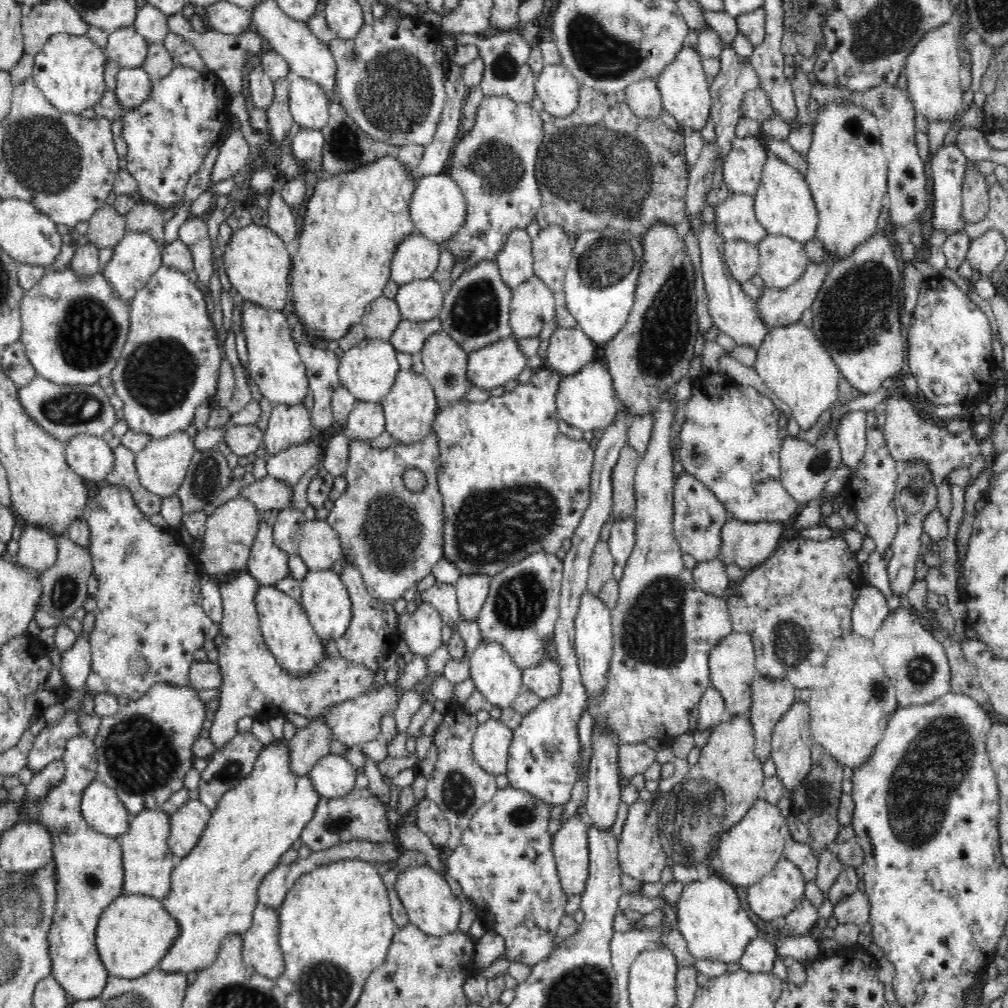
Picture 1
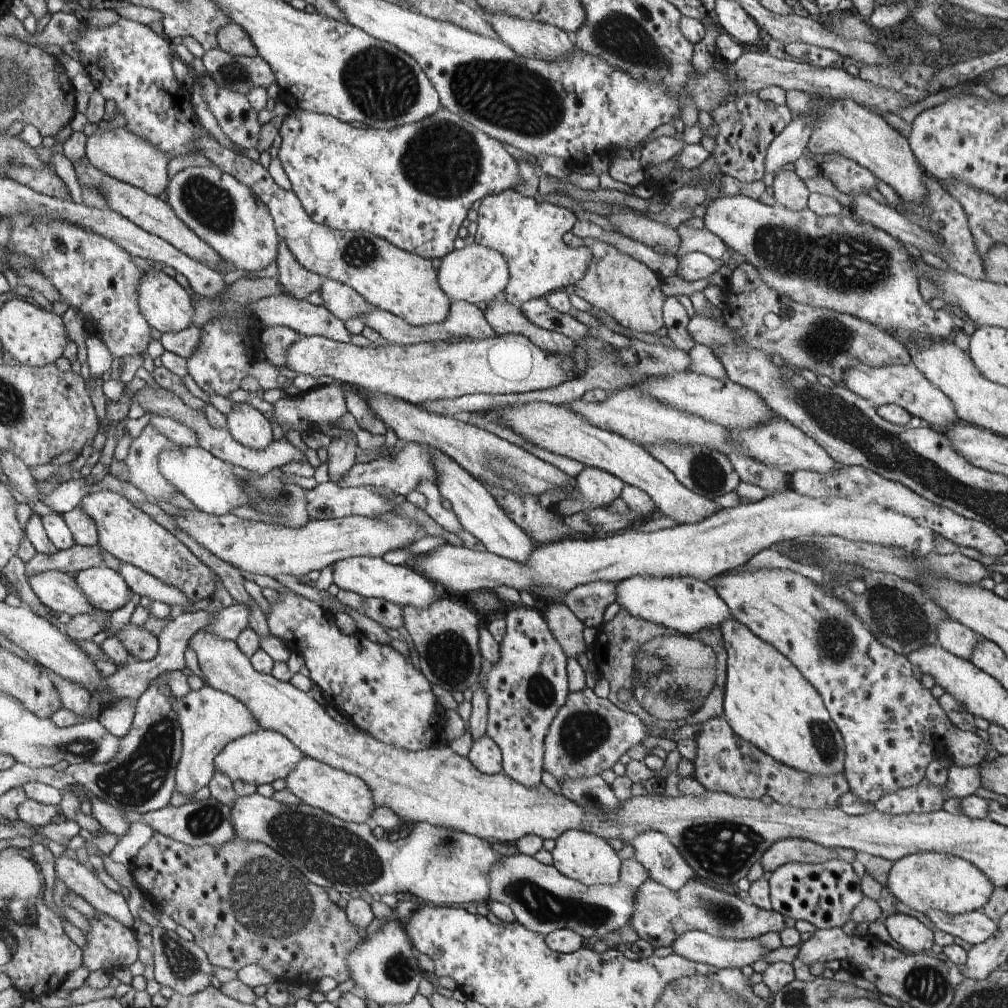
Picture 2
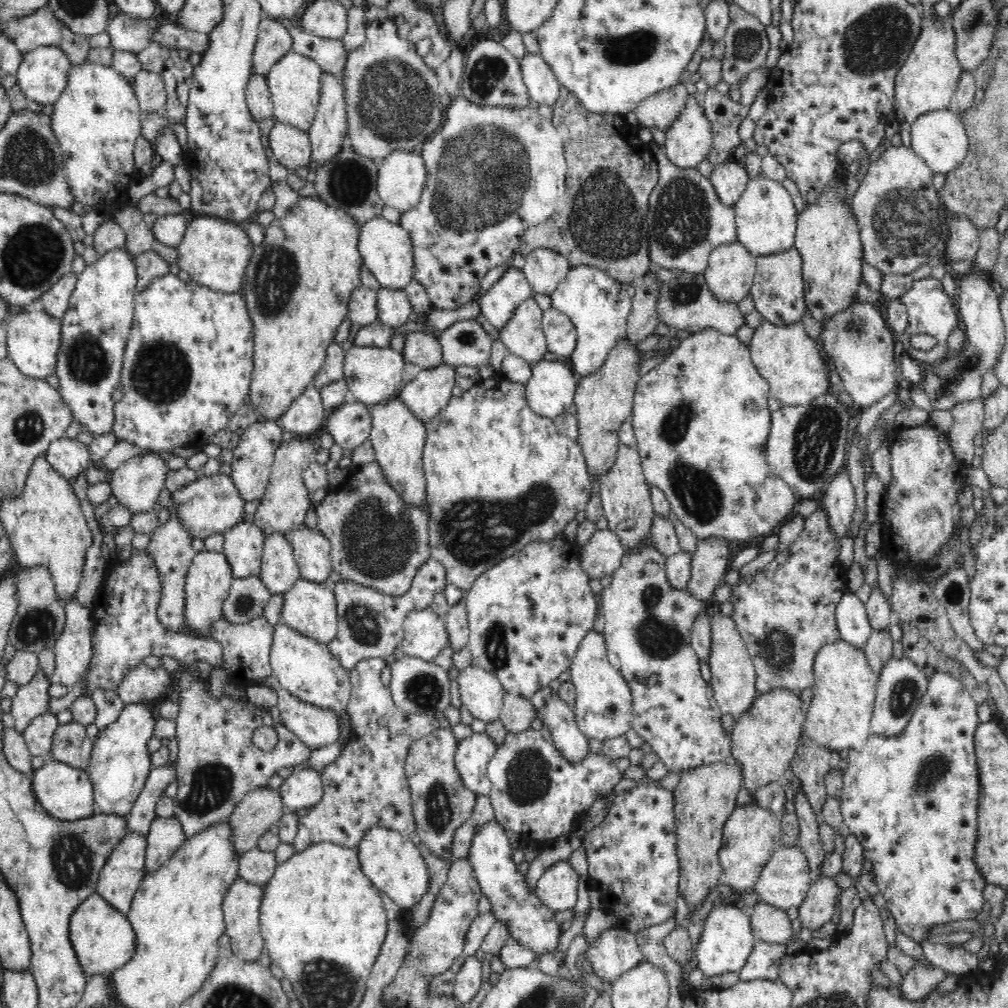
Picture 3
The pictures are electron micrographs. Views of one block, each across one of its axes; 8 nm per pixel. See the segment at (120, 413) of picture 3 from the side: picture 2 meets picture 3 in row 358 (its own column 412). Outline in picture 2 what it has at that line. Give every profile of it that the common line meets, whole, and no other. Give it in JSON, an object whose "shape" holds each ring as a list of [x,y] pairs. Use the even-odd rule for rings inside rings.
{"shape":[[[306,109],[292,110],[284,116],[282,126],[279,129],[282,143],[279,148],[278,158],[286,176],[290,179],[291,190],[301,199],[302,206],[312,216],[315,223],[321,223],[341,231],[366,231],[380,238],[393,243],[394,246],[401,247],[402,250],[410,251],[412,254],[419,254],[424,258],[442,258],[448,256],[454,250],[454,240],[456,234],[466,218],[466,212],[474,206],[476,200],[501,193],[508,189],[514,189],[516,178],[518,178],[518,164],[514,158],[504,150],[498,139],[492,138],[484,131],[481,131],[473,124],[466,122],[459,114],[454,114],[450,110],[437,110],[432,116],[421,121],[402,125],[390,130],[373,129],[363,126],[361,129],[355,128],[350,123],[342,122],[341,119],[324,113],[315,113]]]}

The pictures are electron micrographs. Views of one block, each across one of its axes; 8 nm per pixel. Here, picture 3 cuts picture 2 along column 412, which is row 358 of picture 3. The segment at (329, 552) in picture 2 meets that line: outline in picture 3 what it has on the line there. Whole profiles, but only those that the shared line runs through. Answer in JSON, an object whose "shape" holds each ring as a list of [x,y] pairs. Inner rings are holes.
{"shape":[[[531,297],[528,298],[528,300],[524,300],[524,302],[518,306],[514,315],[510,317],[510,320],[507,322],[508,324],[500,330],[499,338],[506,346],[507,352],[519,356],[531,364],[541,361],[544,353],[548,351],[545,335],[543,334],[541,326],[542,317],[543,311],[540,309],[540,306],[536,303],[534,298]]]}

